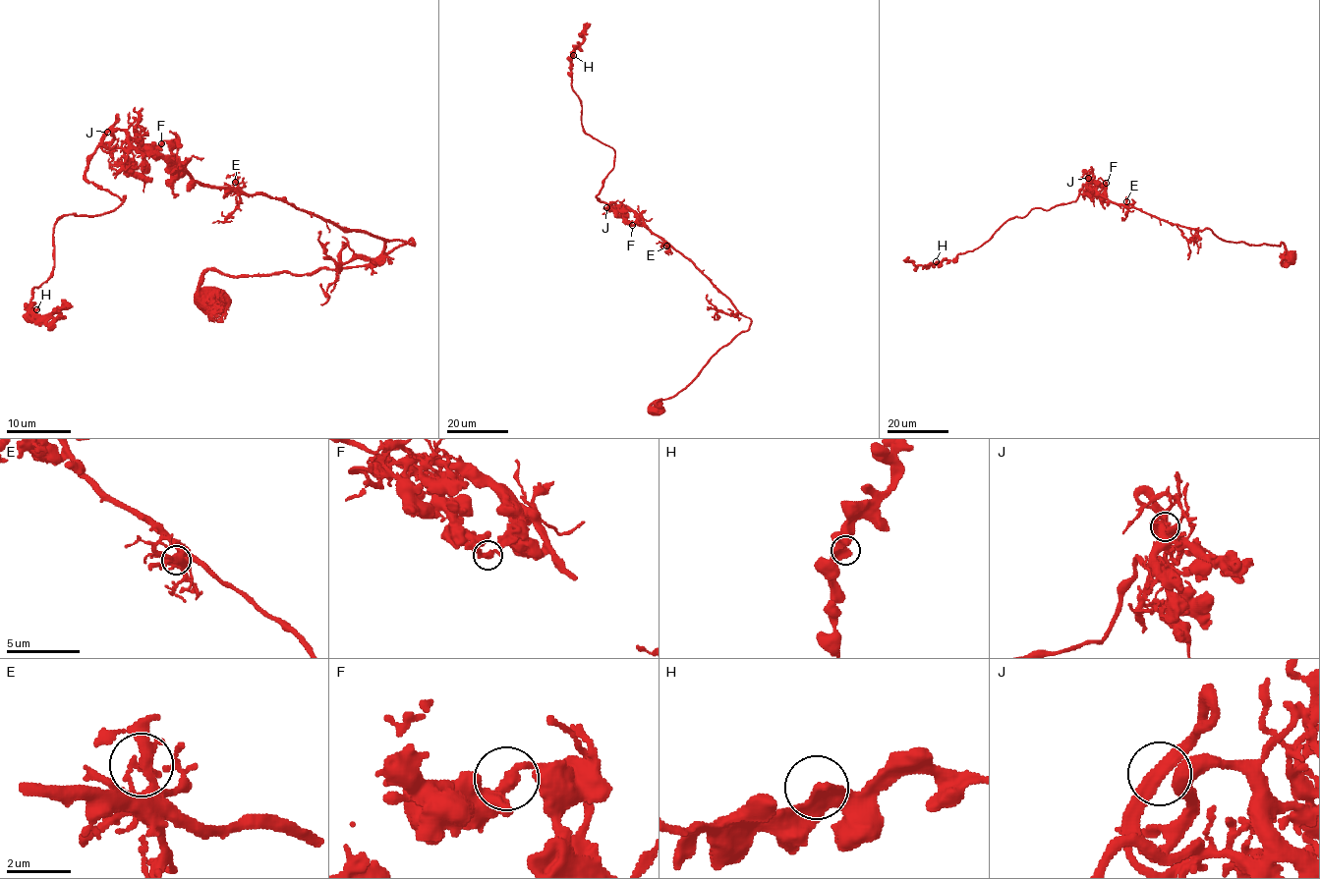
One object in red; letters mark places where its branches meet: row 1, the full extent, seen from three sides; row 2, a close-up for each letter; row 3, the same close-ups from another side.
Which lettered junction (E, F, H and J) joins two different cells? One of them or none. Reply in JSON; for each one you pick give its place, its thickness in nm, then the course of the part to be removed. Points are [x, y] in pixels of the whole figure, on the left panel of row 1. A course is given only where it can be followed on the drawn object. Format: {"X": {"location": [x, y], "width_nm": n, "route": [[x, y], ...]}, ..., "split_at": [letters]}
{"split_at": []}

